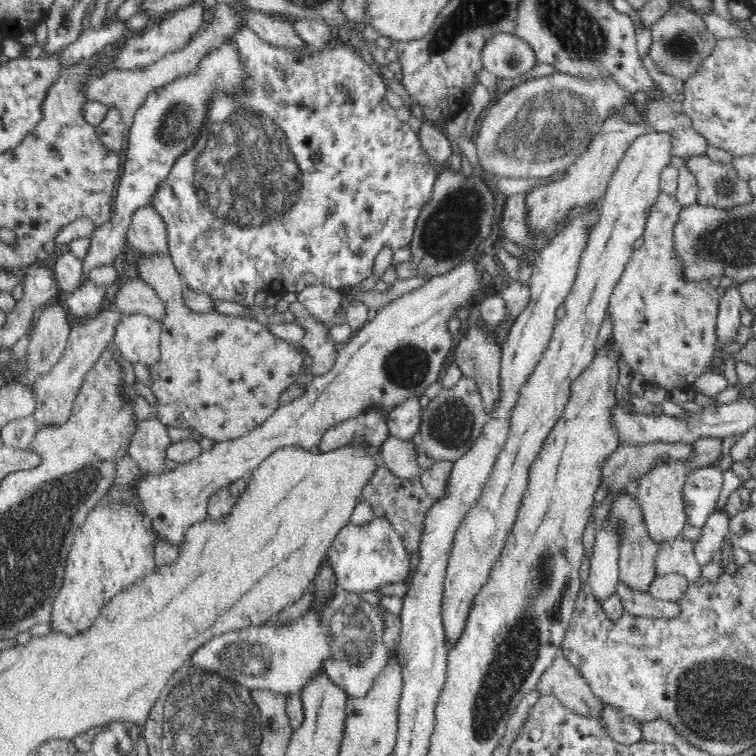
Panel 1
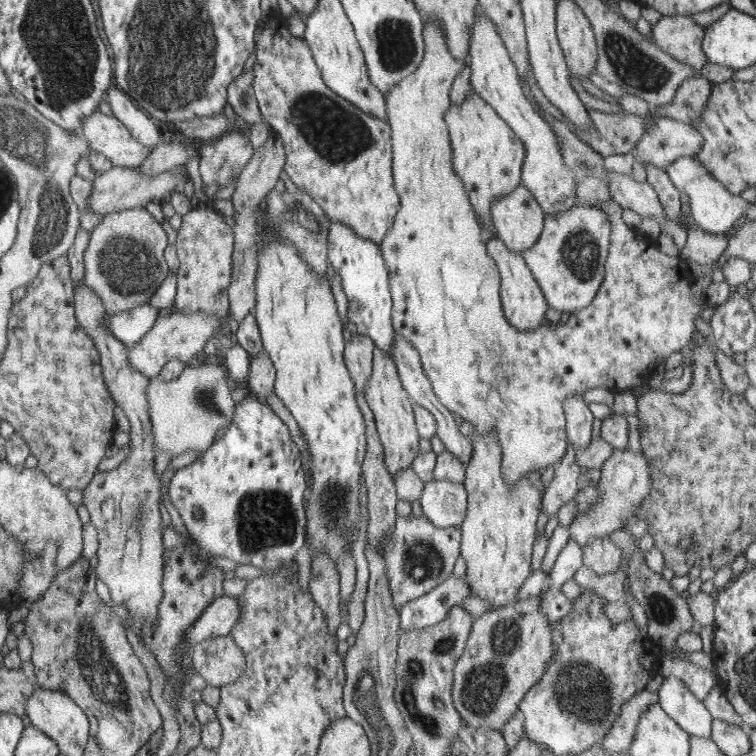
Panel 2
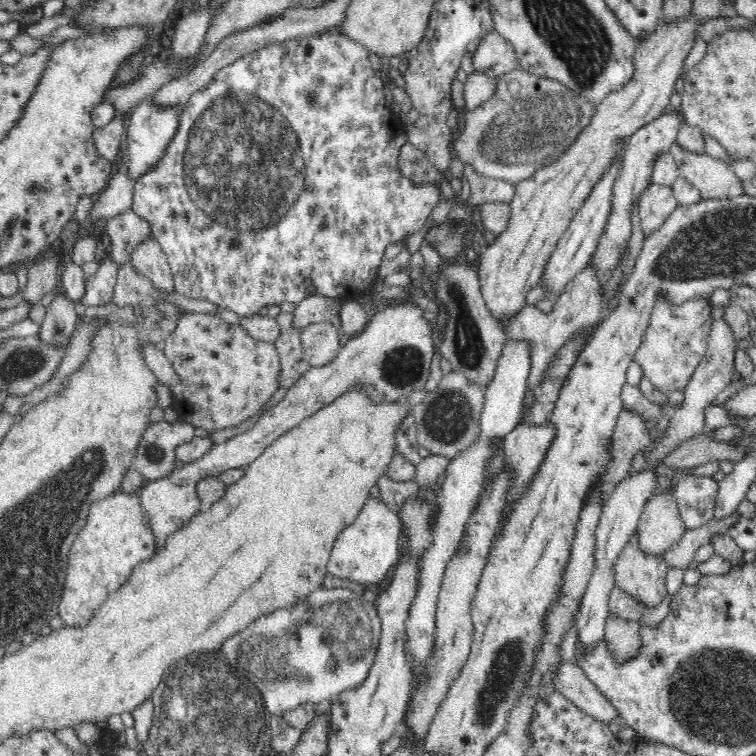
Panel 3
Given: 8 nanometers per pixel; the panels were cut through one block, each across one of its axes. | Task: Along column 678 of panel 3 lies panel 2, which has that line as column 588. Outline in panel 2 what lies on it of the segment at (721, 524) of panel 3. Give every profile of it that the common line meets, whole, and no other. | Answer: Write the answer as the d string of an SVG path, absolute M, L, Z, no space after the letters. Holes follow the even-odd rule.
M604 537L587 539L582 546L582 556L582 565L599 575L615 572L622 560L620 550Z

